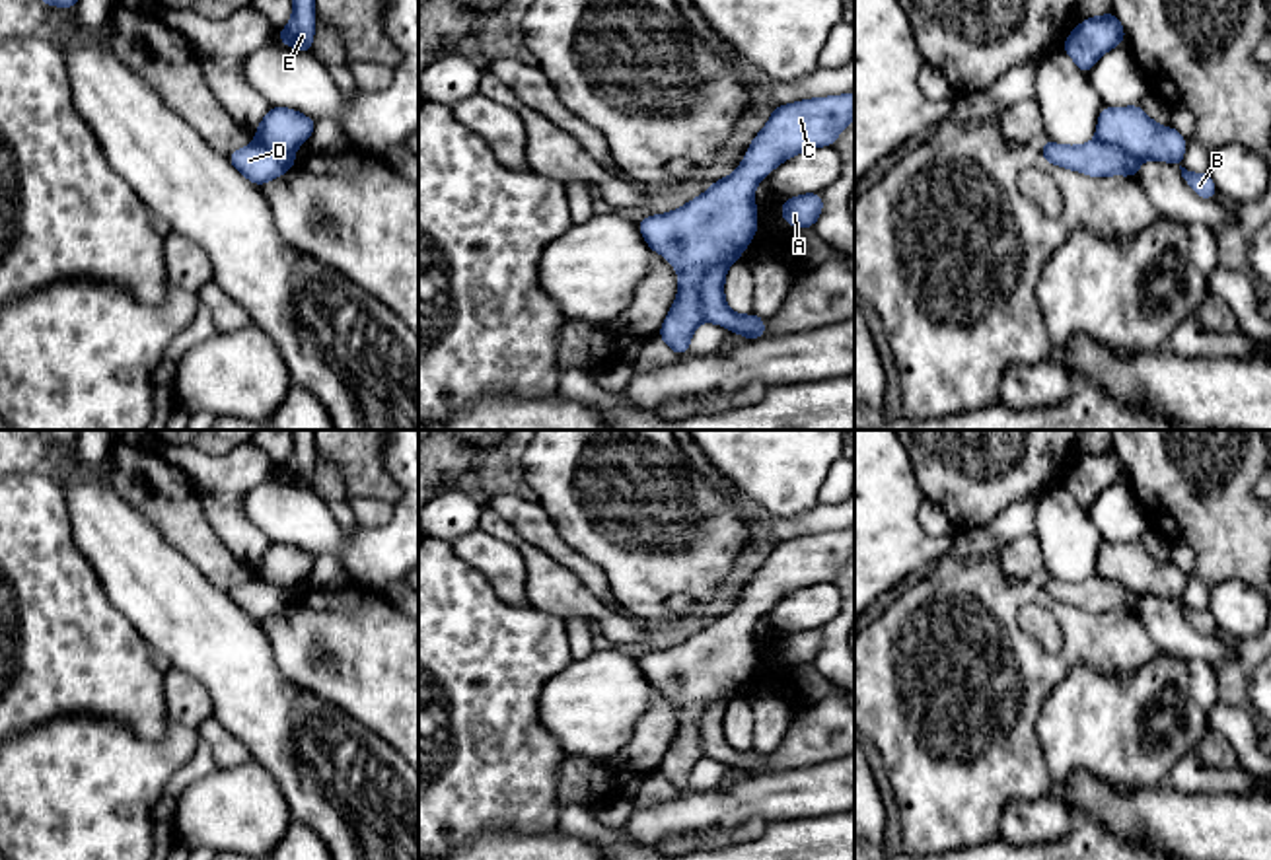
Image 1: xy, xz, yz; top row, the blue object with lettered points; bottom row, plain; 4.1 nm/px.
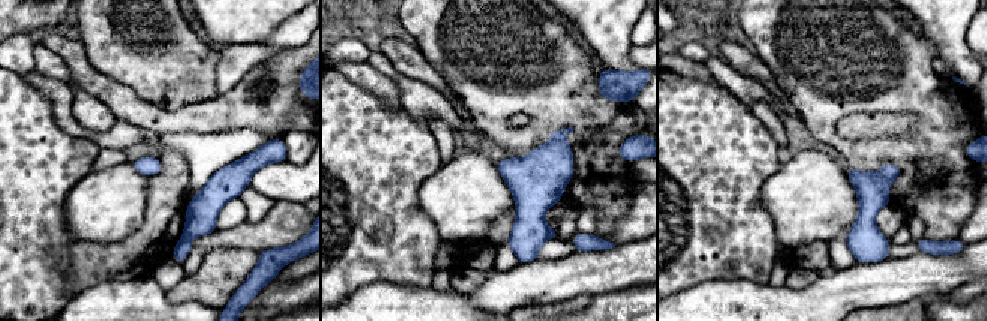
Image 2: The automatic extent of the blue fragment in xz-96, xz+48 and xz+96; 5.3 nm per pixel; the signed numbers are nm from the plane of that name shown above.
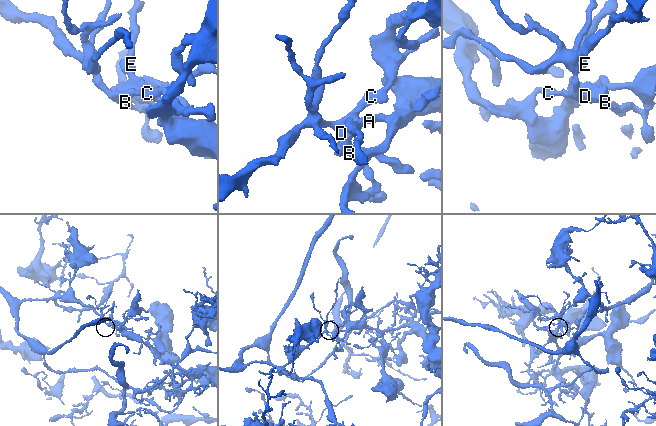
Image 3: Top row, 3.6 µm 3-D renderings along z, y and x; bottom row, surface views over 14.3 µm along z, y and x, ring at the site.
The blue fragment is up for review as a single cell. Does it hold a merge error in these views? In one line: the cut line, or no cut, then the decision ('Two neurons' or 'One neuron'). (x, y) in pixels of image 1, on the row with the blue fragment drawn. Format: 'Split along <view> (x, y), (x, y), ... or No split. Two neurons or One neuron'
Split along xz (738, 255), (715, 263), (703, 277), (703, 318). Two neurons

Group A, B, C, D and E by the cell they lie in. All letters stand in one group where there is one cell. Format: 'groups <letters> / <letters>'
groups A E / B C D

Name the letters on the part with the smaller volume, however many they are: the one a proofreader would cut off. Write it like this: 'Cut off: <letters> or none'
Cut off: A, E

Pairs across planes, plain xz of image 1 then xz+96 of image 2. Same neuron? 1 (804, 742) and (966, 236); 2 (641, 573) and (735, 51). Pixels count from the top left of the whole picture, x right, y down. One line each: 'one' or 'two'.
1: one
2: two

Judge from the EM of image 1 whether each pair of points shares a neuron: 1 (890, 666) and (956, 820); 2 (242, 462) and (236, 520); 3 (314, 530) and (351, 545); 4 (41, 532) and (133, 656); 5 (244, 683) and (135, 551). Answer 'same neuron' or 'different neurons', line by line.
1: same neuron
2: same neuron
3: same neuron
4: same neuron
5: same neuron

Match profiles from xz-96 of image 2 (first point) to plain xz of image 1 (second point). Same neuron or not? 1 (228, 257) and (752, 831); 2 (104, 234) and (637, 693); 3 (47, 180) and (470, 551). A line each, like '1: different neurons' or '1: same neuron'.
1: same neuron
2: same neuron
3: different neurons

